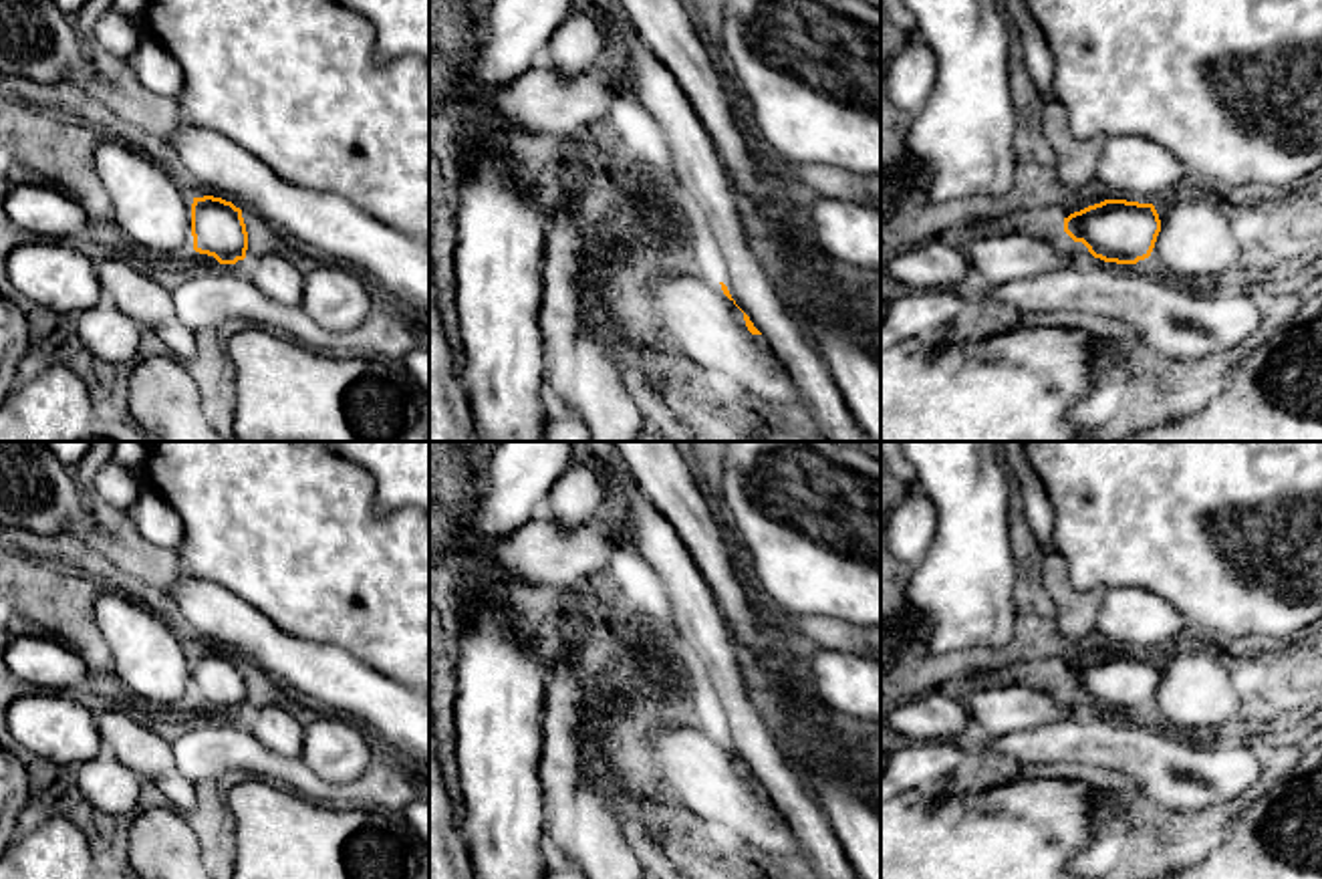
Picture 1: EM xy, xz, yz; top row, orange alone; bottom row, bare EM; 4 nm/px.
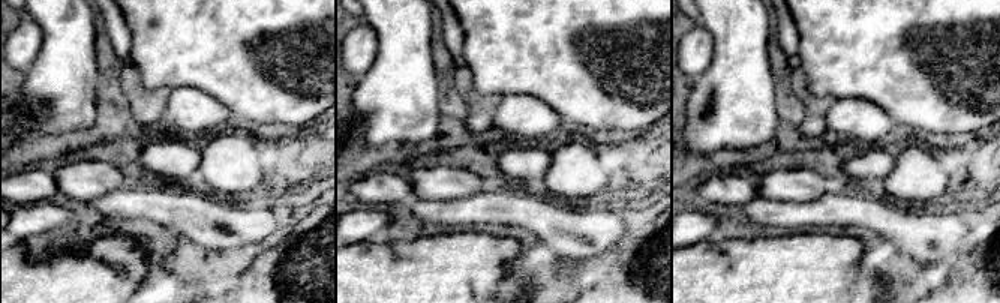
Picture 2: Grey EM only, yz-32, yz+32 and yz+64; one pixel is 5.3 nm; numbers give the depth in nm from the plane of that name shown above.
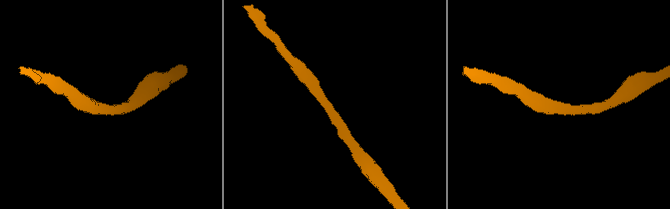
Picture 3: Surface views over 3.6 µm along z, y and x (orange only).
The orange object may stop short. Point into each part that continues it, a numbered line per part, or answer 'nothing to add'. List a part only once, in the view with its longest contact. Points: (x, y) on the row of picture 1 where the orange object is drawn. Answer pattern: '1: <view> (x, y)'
nothing to add

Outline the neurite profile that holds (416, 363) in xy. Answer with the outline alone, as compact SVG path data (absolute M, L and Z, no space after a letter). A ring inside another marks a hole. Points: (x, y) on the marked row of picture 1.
M423 337L401 361L401 375L413 385L417 397L429 407L429 337Z

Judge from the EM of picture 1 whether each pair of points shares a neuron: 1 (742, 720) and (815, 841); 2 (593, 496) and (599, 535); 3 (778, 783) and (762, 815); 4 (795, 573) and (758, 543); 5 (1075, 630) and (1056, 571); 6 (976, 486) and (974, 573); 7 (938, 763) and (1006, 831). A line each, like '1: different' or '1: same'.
1: same
2: different
3: different
4: same
5: same
6: same
7: different

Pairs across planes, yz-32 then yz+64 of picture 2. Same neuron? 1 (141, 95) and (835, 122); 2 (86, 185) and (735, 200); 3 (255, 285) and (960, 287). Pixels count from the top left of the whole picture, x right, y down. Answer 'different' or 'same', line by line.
1: different
2: different
3: same

